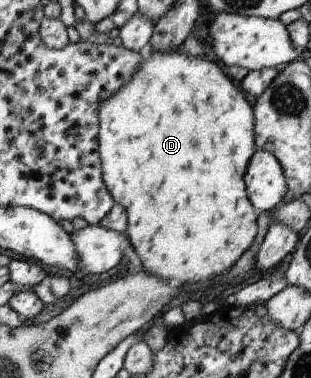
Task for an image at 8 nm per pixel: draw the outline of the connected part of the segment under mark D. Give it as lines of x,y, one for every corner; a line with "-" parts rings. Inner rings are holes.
179,50
175,52
145,51
147,59
139,66
132,80
118,92
108,97
100,106
98,146
102,165
102,178
108,192
115,202
120,203
127,212
126,234
134,247
142,270
152,276
160,277
169,283
171,288
191,286
199,282
207,282
212,278
221,277
239,261
245,251
251,247
257,235
257,216
259,212
248,198
246,183
243,183
249,160
256,150
254,134
254,113
249,97
241,91
238,82
227,76
223,69
213,61
204,57
195,57

